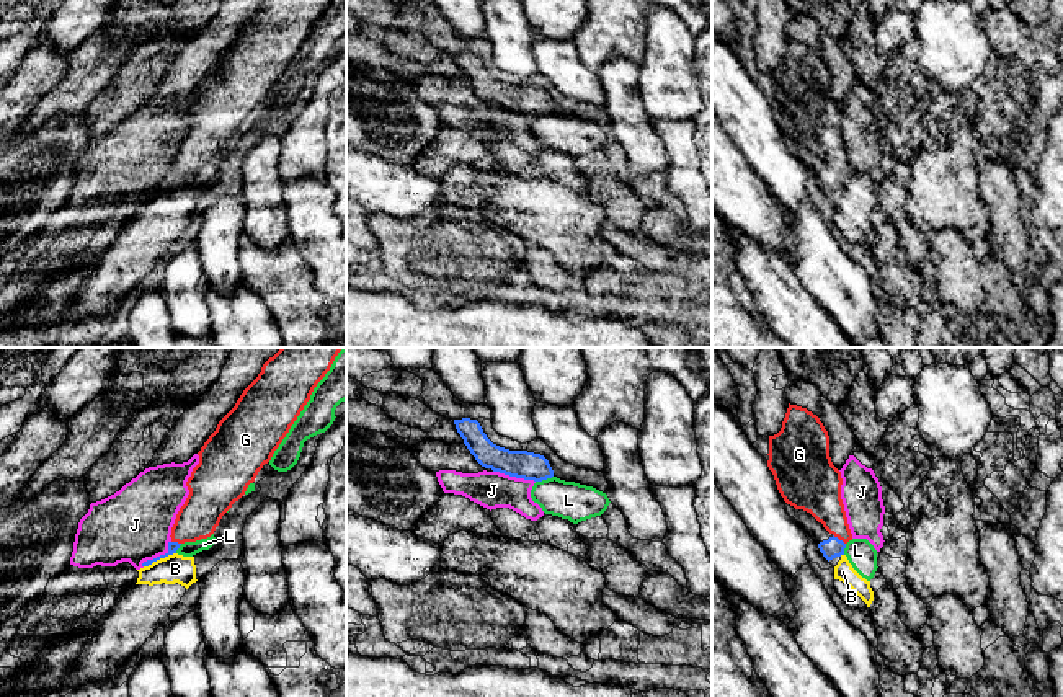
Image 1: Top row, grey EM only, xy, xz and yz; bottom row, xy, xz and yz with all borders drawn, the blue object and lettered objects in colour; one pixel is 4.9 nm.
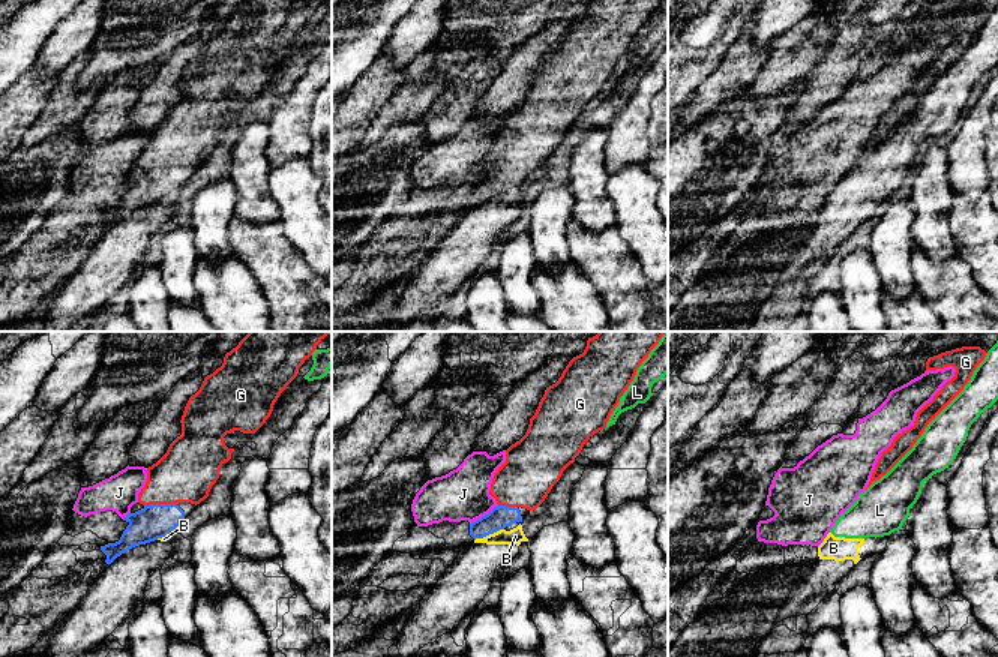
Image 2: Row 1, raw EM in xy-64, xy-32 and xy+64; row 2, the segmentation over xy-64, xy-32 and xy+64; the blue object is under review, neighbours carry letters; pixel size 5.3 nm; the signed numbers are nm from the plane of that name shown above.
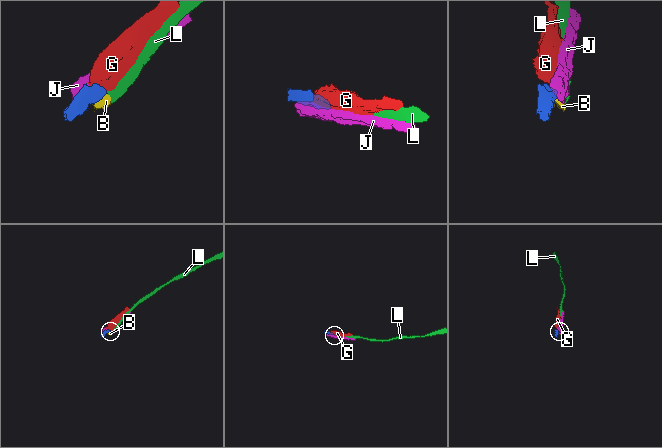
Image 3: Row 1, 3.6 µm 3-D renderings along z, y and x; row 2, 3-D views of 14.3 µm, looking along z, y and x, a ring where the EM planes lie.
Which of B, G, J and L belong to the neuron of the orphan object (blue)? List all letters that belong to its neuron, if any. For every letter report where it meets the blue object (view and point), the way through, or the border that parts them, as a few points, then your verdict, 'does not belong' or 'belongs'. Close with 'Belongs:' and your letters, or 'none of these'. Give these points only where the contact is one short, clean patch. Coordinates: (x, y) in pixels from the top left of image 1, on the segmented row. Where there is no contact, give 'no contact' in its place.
B: meets blue in xy at (159, 559); border along xy (175, 552), (144, 567); does not belong
G: meets blue in yz at (838, 539); runs through yz (833, 547), (838, 539), (838, 526), (818, 493); belongs
J: meets blue in xy at (160, 555); border along xy (170, 541), (164, 554), (147, 559), (141, 565); does not belong
L: meets blue in xz at (544, 479); border along xz (552, 475), (536, 482); does not belong
Belongs: G

